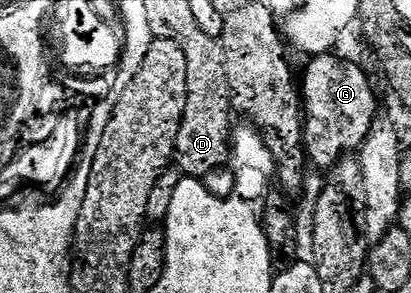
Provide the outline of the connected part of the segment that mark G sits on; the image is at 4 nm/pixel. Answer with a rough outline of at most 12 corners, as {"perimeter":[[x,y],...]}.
{"perimeter":[[313,56],[302,73],[304,146],[328,171],[377,120],[352,61]]}

